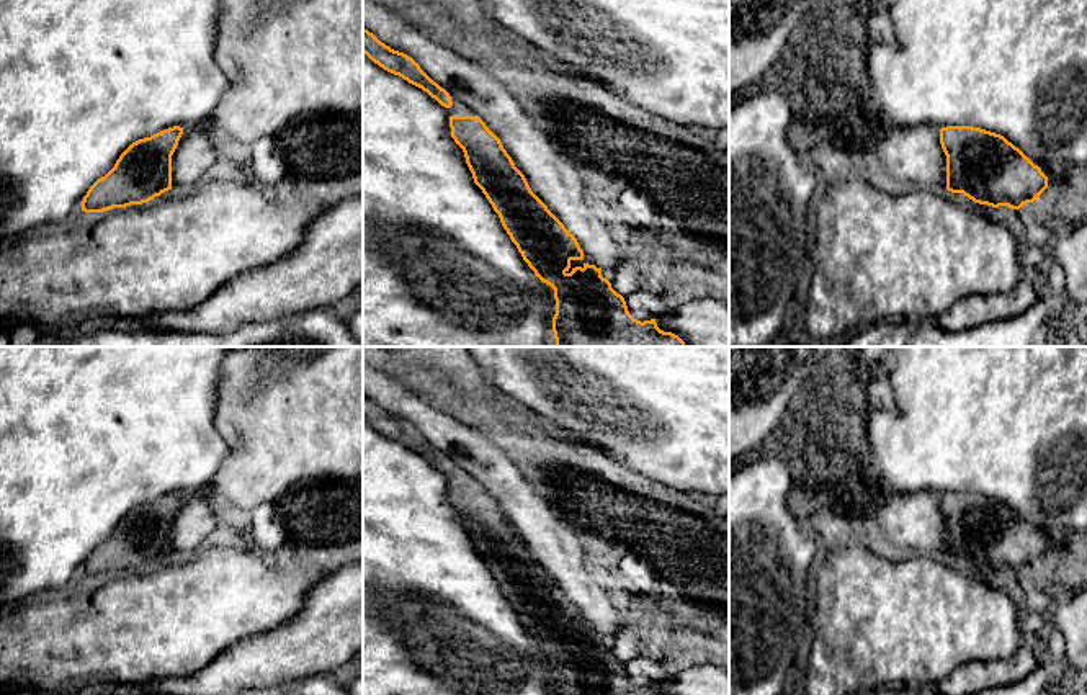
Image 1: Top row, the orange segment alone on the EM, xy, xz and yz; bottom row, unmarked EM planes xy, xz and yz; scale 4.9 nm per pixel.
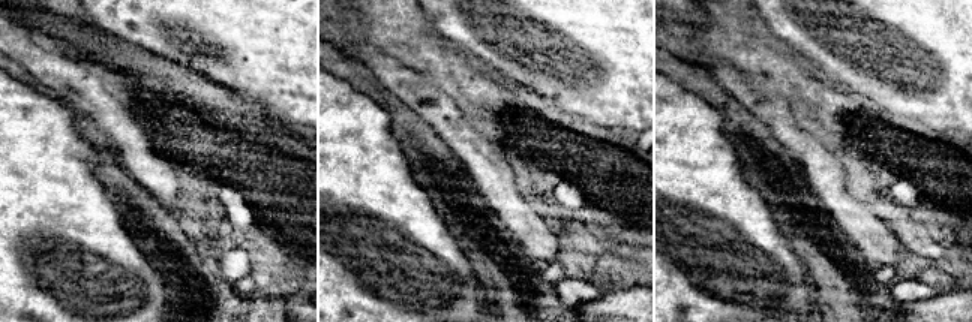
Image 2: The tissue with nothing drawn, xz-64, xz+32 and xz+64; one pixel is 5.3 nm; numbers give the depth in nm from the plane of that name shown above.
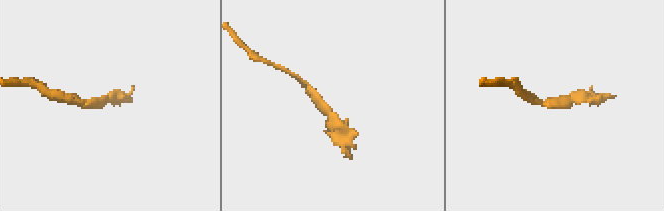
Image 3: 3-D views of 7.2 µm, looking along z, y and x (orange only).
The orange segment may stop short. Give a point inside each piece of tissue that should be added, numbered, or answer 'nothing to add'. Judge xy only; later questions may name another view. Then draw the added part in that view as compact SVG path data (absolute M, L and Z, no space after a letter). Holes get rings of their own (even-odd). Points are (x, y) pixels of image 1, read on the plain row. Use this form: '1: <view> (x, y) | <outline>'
nothing to add

